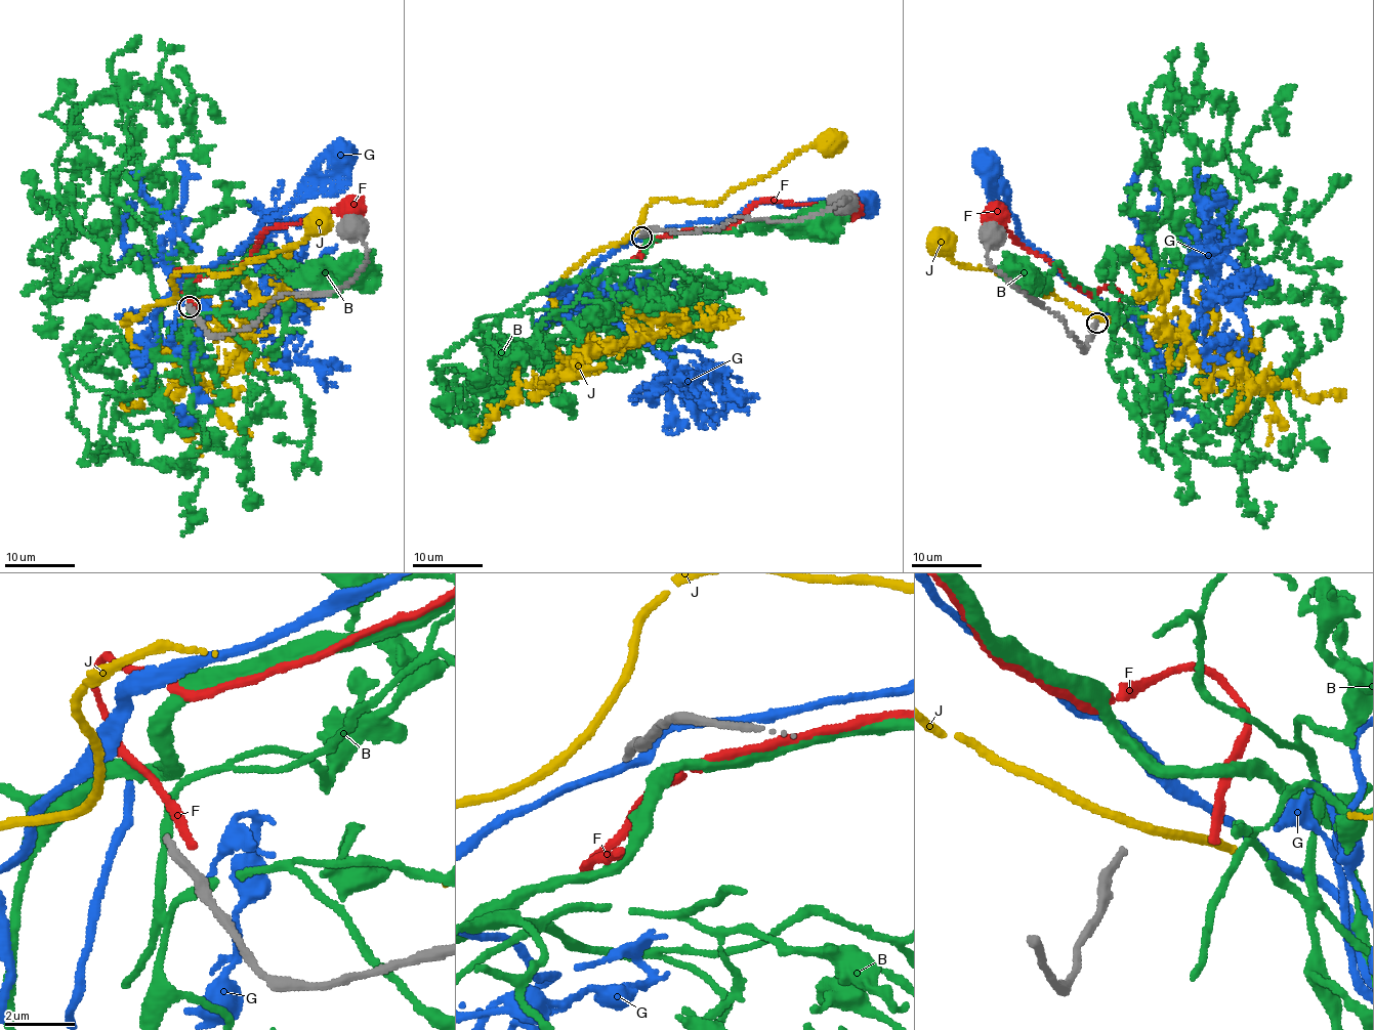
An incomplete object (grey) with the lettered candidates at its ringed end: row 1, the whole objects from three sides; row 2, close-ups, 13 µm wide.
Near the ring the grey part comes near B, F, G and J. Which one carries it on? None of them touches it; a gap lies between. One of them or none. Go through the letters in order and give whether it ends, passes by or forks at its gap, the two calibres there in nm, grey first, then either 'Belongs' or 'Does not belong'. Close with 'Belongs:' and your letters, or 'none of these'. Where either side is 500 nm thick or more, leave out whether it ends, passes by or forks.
B: It passes by. Thickness 200 nm (grey) against 380 nm. Does not belong
F: It ends there. Thickness 200 nm (grey) against 220 nm. Does not belong
G: It passes by. Thickness 200 nm (grey) against 260 nm. Does not belong
J: It passes by. Thickness 200 nm (grey) against 240 nm. Does not belong
Belongs: none of these

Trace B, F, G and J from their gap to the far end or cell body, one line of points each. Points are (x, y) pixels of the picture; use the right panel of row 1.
B: (1102, 308), (1090, 294), (1067, 279), (1059, 265), (1055, 264), (1048, 283), (1026, 272), (1019, 277)
F: (1114, 322), (1121, 296), (1110, 286), (1090, 294), (1071, 284), (1000, 223), (996, 203)
G: (1101, 308), (1099, 301), (1075, 287), (1022, 240), (1004, 181), (994, 168), (984, 164)
J: (1095, 317), (1049, 290), (1046, 294), (995, 270), (958, 263), (939, 240)

